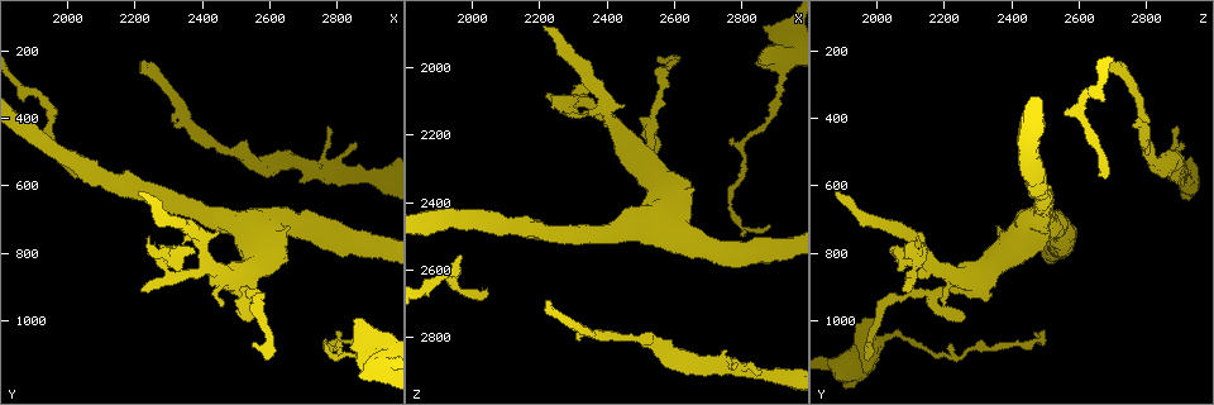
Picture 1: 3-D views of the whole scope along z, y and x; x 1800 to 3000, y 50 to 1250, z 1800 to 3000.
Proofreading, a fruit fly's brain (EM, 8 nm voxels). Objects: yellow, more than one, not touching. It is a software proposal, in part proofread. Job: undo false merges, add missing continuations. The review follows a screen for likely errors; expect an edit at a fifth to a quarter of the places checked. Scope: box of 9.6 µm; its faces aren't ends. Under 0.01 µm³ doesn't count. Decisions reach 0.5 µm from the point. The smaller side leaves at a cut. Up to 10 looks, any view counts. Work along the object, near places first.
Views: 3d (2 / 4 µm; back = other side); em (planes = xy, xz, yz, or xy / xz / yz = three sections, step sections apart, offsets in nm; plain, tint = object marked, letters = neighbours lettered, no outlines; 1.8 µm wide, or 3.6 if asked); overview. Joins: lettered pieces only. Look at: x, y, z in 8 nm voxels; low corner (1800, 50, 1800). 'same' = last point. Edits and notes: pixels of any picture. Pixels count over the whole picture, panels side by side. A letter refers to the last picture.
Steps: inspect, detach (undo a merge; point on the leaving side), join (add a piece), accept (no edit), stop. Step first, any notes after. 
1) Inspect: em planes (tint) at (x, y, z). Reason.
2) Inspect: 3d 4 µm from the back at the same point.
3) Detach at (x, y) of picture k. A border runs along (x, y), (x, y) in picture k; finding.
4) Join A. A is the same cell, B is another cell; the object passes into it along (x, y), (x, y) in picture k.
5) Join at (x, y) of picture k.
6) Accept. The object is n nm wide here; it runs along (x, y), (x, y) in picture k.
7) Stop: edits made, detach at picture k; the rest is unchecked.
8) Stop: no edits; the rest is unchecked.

Inspect: em planes (letters) at (2760, 1070, 2220). Free end.

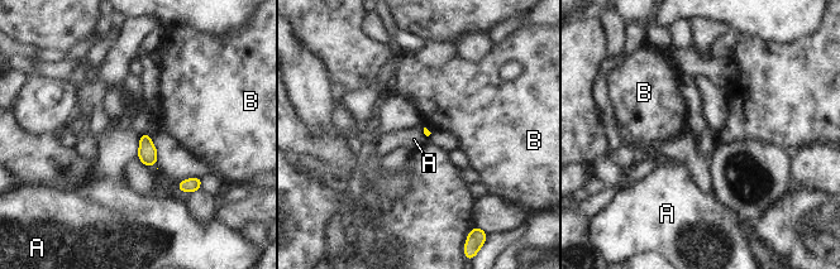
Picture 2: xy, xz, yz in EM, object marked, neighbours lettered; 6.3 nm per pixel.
Accept. A and B are other cells; a border runs along (141, 133), (137, 155) in picture 2; no lettered piece goes on from it.

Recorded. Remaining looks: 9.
Inspect: 3d 4 µm from the back at (2860, 1010, 1990). Thick end.

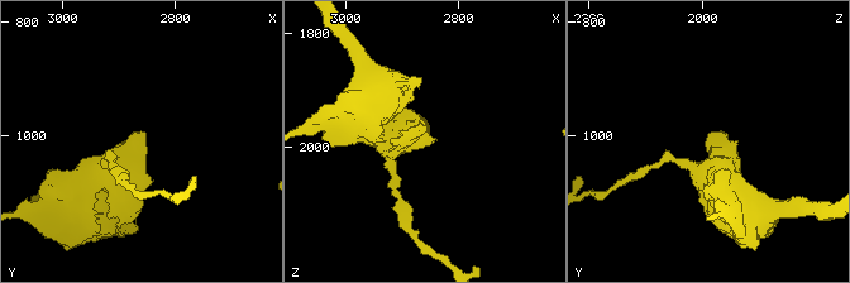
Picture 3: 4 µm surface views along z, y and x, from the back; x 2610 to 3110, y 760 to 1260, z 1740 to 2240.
Inspect: em xy step 16 (letters) at (2860, 1000, 1985). Need the tissue.

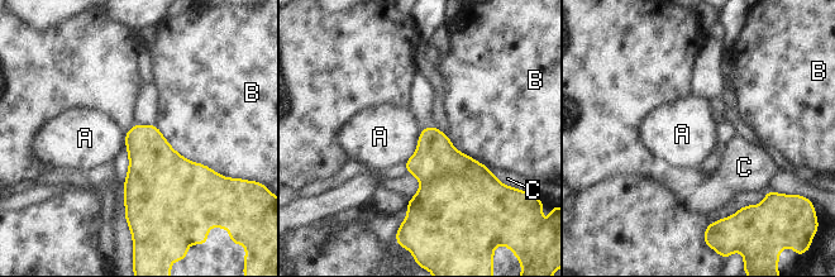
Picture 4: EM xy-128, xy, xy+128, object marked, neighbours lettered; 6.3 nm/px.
Inspect: em planes (letters) at the same point.

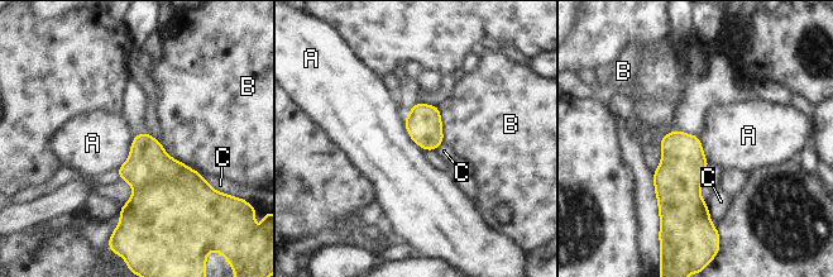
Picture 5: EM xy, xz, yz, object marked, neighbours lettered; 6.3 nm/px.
Accept. The object is 220 nm wide here; A, B and C are other cells; none of them fits.

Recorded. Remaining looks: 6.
Inspect: 3d 2 µm at (2050, 570, 2660). Branch stops here.

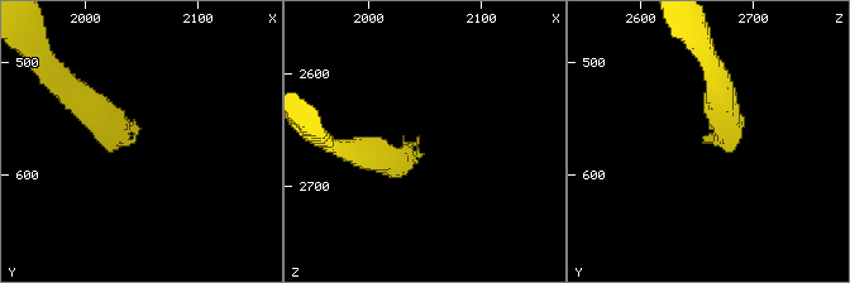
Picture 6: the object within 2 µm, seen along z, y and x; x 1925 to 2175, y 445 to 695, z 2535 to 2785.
Inspect: em planes (letters) at (2042, 570, 2656). Need the tissue.

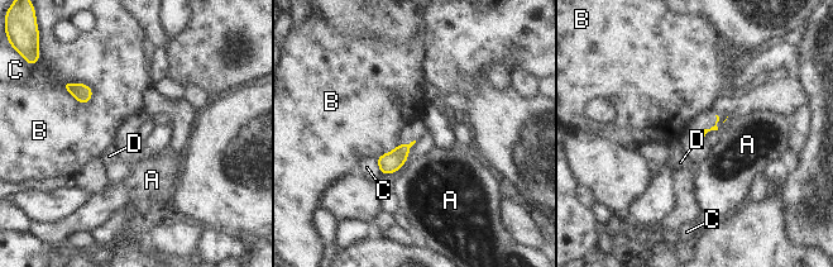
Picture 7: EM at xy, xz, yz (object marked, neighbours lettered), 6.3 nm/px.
Accept. A, B, C and D are other cells; a border runs along (61, 84), (80, 103), (92, 98) in picture 7; no lettered piece goes on from it.

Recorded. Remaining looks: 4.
Inspect: em yz step 16 (tint) at (2810, 570, 2910). Thin arm on a thick one.

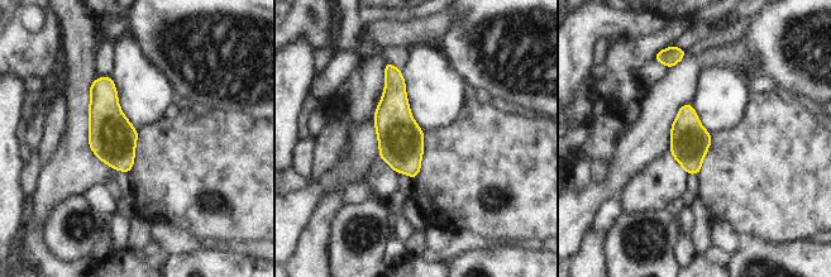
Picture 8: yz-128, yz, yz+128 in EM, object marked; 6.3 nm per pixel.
Inspect: em planes (letters) at the same point. Cut it another way.

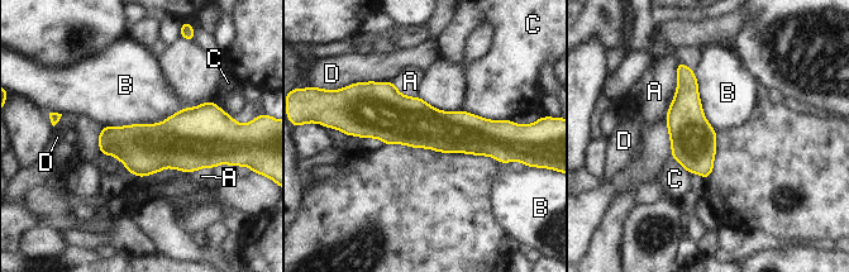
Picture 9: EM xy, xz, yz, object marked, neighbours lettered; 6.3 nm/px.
Accept. A, B, C and D are other cells; it runs along (351, 127), (427, 127), (501, 134) in picture 9; all the same neuron.

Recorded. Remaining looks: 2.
Stop: no edits; the rest is unchecked.

